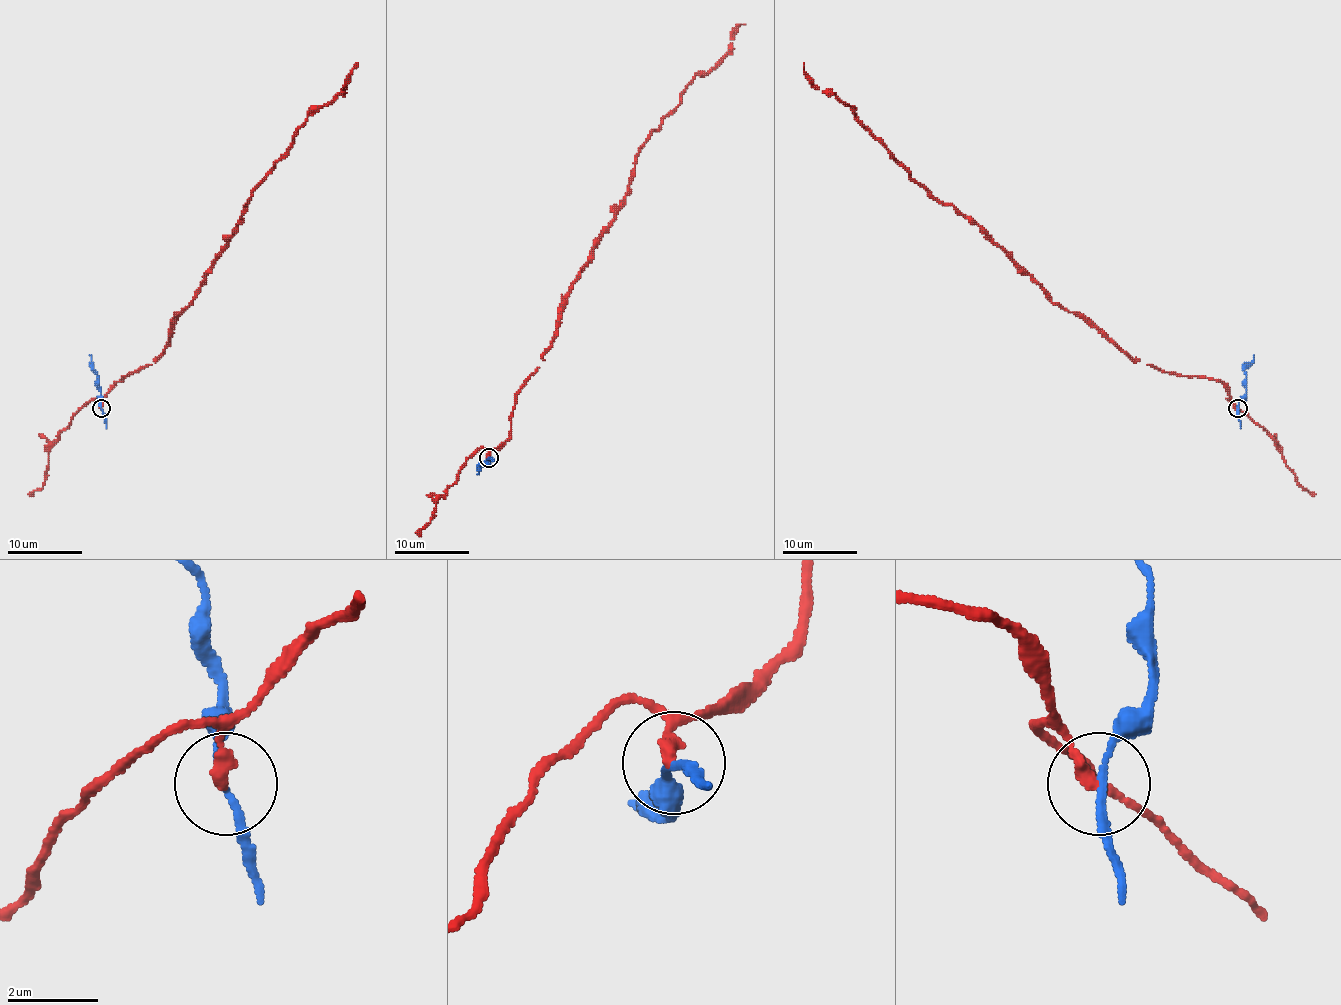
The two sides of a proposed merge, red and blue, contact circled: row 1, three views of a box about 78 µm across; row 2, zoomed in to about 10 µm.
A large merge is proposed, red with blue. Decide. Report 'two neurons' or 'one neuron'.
two neurons

